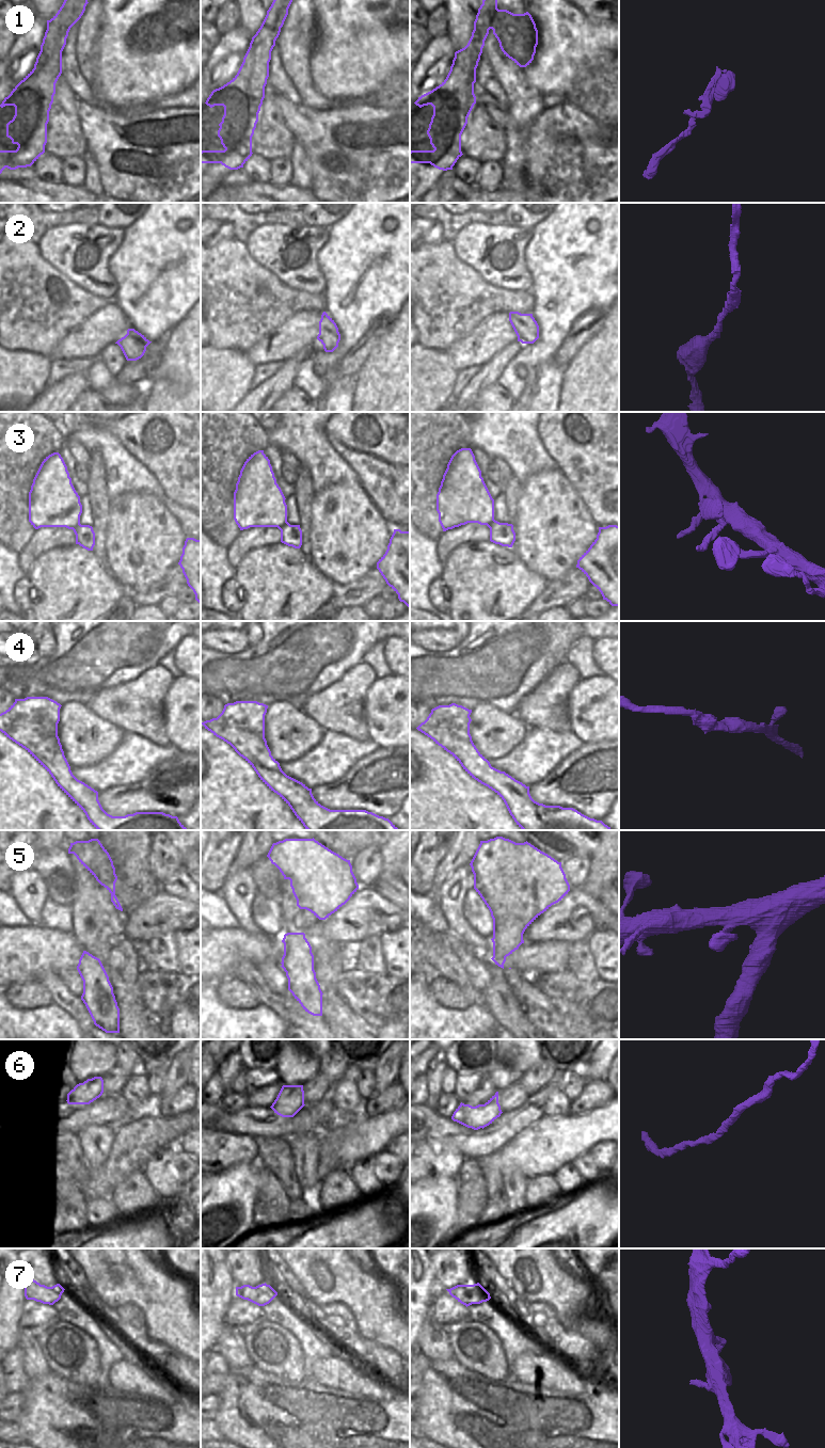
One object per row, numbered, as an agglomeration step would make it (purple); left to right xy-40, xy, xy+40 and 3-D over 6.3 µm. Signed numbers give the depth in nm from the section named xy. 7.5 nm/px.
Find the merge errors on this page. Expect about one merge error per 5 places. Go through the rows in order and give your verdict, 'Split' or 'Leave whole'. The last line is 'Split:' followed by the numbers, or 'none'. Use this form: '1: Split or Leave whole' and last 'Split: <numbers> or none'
1: Leave whole
2: Leave whole
3: Leave whole
4: Leave whole
5: Leave whole
6: Leave whole
7: Leave whole
Split: none

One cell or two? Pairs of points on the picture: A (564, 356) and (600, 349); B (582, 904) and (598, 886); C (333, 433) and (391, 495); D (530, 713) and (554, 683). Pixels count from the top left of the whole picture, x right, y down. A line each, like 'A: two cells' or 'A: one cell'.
A: two cells
B: two cells
C: one cell
D: one cell

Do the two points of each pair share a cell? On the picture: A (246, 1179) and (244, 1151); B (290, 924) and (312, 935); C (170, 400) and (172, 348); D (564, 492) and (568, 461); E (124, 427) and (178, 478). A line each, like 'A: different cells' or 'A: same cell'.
A: different cells
B: same cell
C: same cell
D: different cells
E: same cell

